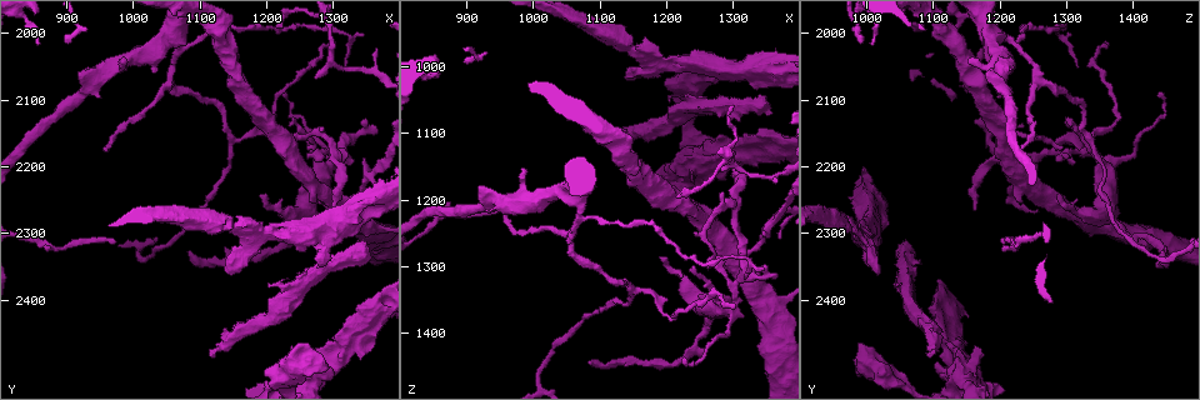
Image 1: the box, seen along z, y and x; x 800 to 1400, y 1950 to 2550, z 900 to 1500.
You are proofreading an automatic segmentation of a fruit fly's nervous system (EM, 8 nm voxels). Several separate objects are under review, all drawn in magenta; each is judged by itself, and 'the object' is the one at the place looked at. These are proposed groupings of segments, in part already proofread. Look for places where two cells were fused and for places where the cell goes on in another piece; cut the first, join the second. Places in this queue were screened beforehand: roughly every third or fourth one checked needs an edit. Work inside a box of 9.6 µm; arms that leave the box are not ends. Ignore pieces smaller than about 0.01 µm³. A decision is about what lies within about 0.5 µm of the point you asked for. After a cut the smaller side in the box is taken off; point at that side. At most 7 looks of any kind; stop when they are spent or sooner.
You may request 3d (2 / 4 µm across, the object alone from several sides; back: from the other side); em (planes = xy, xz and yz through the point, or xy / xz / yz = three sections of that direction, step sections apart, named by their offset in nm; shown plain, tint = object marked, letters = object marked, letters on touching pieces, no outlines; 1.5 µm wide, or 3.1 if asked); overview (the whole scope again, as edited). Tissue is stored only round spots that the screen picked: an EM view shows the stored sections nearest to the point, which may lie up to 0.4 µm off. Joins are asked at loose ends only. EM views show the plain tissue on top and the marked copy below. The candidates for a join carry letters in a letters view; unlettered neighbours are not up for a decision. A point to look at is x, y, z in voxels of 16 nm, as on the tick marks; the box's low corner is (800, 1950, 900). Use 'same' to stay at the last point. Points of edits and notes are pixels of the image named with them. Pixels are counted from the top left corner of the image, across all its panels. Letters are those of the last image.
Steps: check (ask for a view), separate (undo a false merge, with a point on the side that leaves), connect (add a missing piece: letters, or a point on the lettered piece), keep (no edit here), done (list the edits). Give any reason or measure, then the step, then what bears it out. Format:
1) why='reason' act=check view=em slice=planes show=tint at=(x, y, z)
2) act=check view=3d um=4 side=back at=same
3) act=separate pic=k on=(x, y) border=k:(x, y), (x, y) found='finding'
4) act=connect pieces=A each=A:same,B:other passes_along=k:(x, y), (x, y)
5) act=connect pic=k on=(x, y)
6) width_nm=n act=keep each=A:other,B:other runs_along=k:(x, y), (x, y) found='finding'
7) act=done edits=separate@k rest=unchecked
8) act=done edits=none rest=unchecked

why='an open end' act=check view=em slice=xz step=4 show=letters at=(920, 2060, 1180)

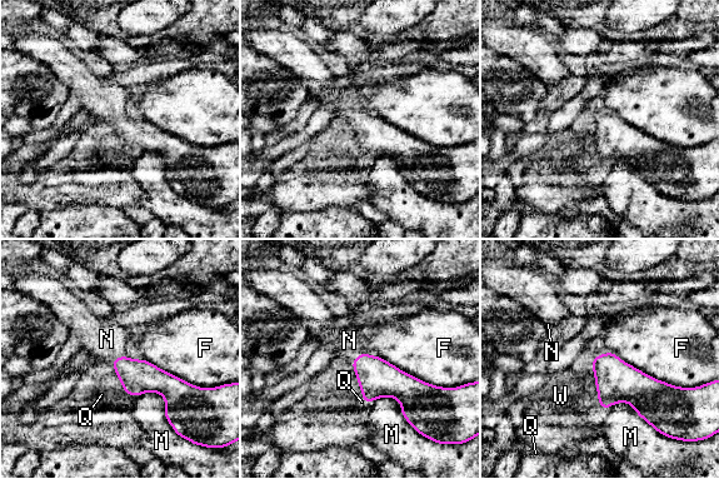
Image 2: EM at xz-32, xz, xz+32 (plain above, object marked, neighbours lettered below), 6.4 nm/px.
act=connect pieces=N each=F:other,M:other,N:same,Q:other,W:other found='it goes on there'

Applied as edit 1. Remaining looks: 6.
act=check view=3d um=4 at=(1370, 2275, 1015)

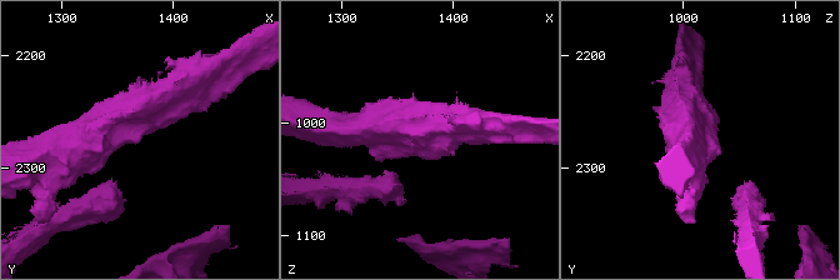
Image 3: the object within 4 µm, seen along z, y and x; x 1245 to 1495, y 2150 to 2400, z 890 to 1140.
why='now the EM' act=check view=em slice=planes show=tint at=(1368, 2276, 1016)

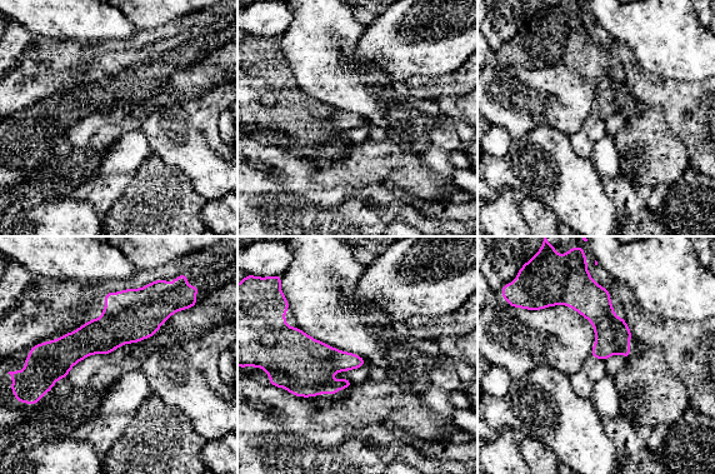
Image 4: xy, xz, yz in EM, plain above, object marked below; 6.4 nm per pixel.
why='what lies round it' act=check view=em slice=planes show=letters at=same

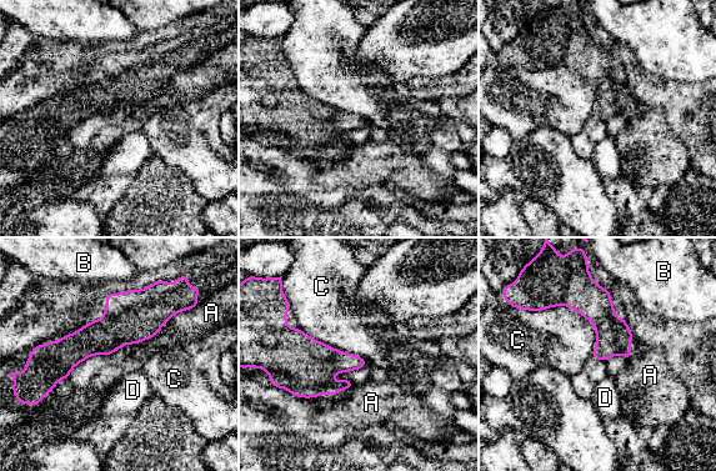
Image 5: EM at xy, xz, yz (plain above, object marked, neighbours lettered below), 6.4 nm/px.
act=keep each=A:other,B:other,C:other,D:other runs_along=5:(171, 310), (86, 341), (51, 381) found='no lettered piece goes on from it'

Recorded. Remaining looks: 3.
act=done edits=connect@2 rest=unchecked

